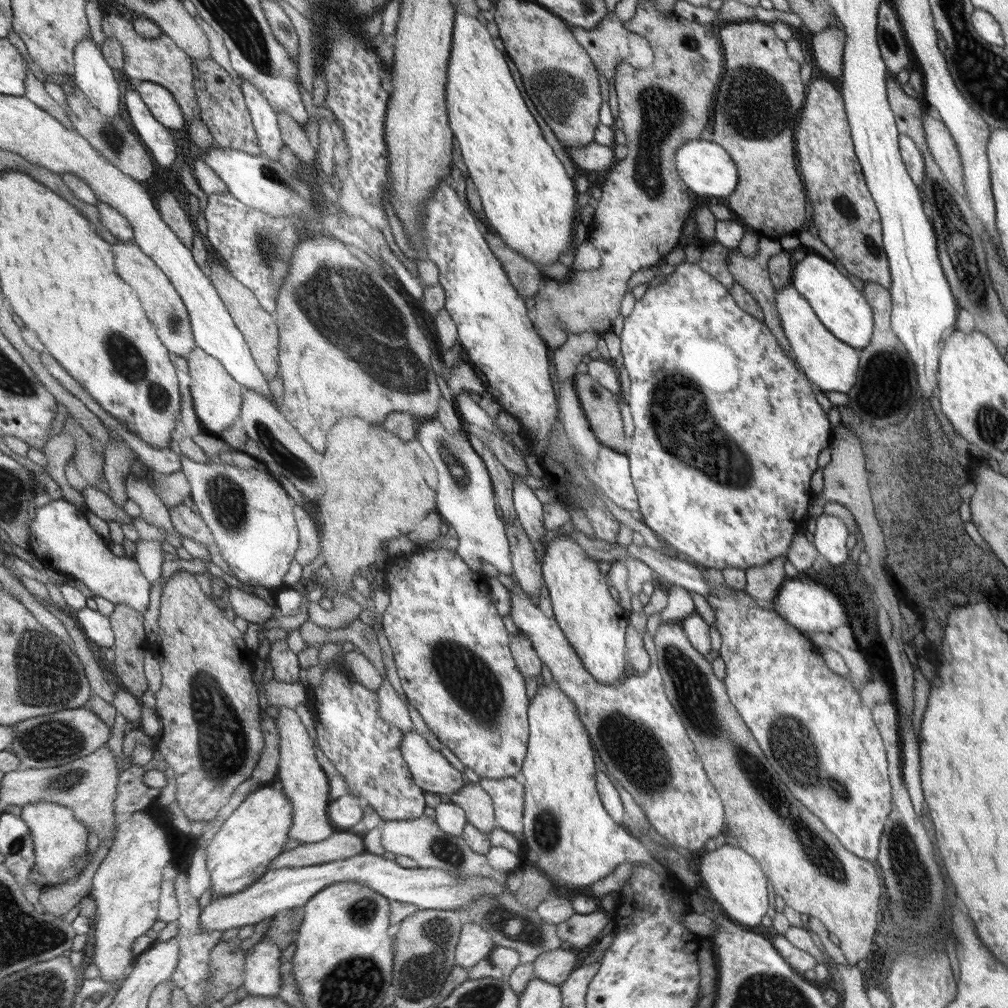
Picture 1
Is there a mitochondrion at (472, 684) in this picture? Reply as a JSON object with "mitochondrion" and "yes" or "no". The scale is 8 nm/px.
{"mitochondrion":"yes"}

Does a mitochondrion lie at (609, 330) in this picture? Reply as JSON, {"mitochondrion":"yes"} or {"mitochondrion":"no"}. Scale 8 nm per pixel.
{"mitochondrion":"no"}

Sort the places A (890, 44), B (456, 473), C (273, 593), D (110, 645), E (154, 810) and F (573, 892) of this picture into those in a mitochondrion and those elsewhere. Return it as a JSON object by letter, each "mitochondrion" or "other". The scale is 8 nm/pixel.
{"A":"mitochondrion","B":"mitochondrion","C":"other","D":"other","E":"other","F":"other"}

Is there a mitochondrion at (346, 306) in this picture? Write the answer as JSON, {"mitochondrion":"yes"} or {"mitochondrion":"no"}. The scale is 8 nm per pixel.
{"mitochondrion":"yes"}

